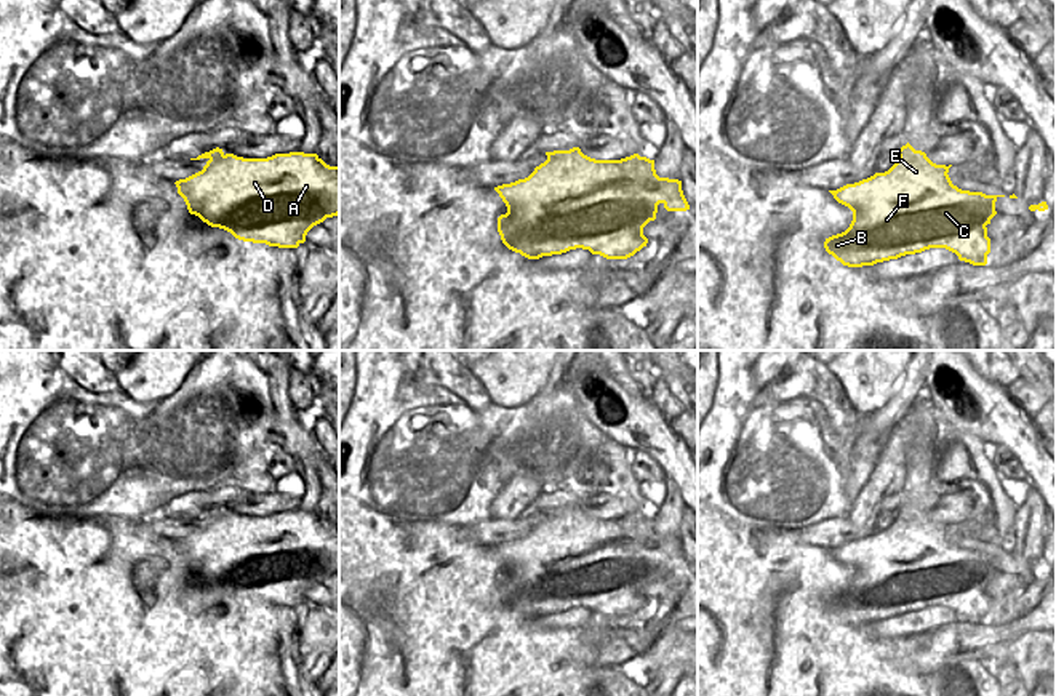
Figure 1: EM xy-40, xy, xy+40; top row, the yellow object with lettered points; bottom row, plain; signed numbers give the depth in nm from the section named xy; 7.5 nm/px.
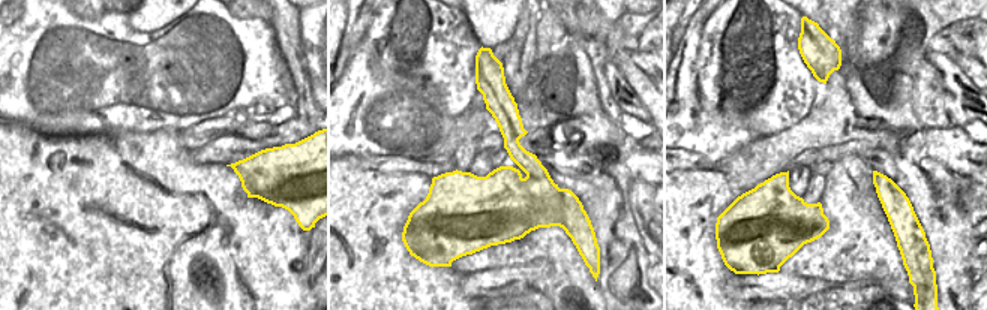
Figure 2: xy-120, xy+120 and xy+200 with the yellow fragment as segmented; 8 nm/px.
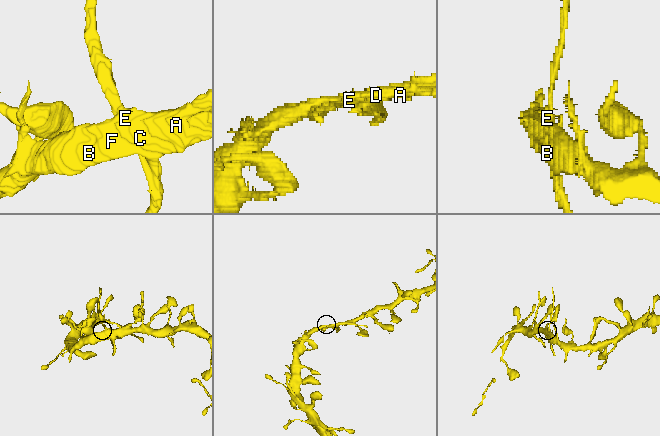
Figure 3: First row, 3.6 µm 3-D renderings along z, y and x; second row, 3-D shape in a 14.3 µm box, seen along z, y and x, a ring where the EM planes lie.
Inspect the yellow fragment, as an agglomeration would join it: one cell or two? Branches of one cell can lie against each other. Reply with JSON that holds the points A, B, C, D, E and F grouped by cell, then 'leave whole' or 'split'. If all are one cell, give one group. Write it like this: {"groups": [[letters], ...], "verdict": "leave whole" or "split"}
{"groups": [["A", "B", "C", "D", "F"], ["E"]], "verdict": "split"}

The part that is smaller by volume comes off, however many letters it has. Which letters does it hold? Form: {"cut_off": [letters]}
{"cut_off": ["E"]}

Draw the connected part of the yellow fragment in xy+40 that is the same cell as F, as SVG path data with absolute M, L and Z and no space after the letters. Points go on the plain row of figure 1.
M950 536L946 542L950 549L942 554L883 570L874 570L870 562L848 563L853 579L845 590L826 597L826 610L843 624L862 626L938 606L942 595L971 589L971 579L990 582L997 557L1005 555L962 549Z

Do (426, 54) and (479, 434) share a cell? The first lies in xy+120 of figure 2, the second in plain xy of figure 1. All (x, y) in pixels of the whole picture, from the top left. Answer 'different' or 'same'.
different

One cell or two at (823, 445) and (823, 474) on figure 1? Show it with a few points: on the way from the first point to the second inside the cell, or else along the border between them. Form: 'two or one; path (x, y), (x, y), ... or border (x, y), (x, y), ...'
two; border (791, 440), (816, 460), (848, 461)

